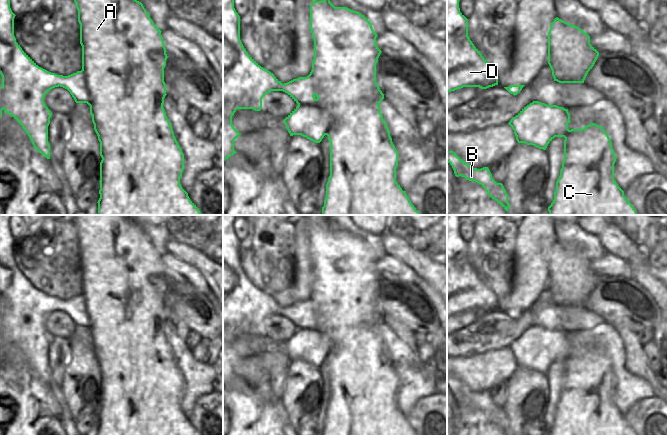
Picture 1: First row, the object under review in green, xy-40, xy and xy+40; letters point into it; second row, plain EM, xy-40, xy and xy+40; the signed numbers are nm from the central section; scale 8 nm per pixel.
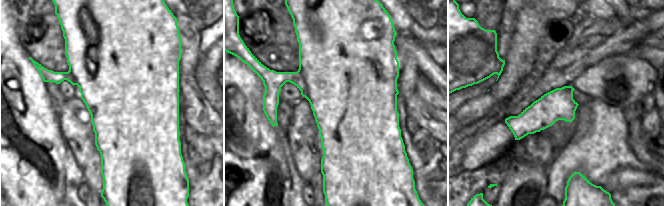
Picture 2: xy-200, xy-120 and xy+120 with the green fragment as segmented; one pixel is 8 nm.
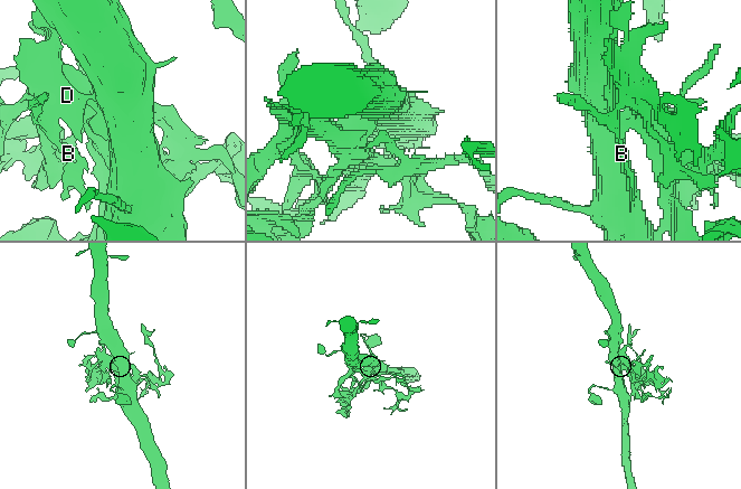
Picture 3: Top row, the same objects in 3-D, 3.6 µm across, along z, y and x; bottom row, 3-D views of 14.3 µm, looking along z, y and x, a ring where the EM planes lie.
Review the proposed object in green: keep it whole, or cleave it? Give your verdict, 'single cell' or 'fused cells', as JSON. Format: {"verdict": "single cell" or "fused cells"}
{"verdict": "fused cells"}

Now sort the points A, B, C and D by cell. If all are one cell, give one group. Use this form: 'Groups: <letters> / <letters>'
Groups: A C / B D

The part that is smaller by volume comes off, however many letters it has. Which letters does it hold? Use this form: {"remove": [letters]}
{"remove": ["B", "D"]}

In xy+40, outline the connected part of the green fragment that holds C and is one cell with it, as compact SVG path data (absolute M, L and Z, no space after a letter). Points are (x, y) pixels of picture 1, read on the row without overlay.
M541 345L540 354L531 360L530 369L546 374L555 361L564 361L564 384L556 406L554 424L548 435L636 435L614 404L616 380L612 366L603 351L591 347L583 353L568 353L567 345Z

